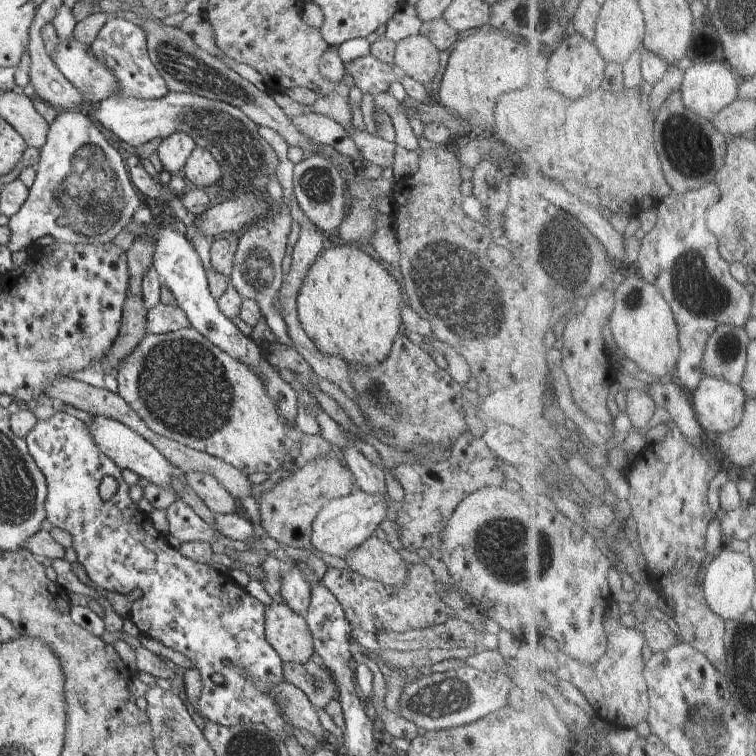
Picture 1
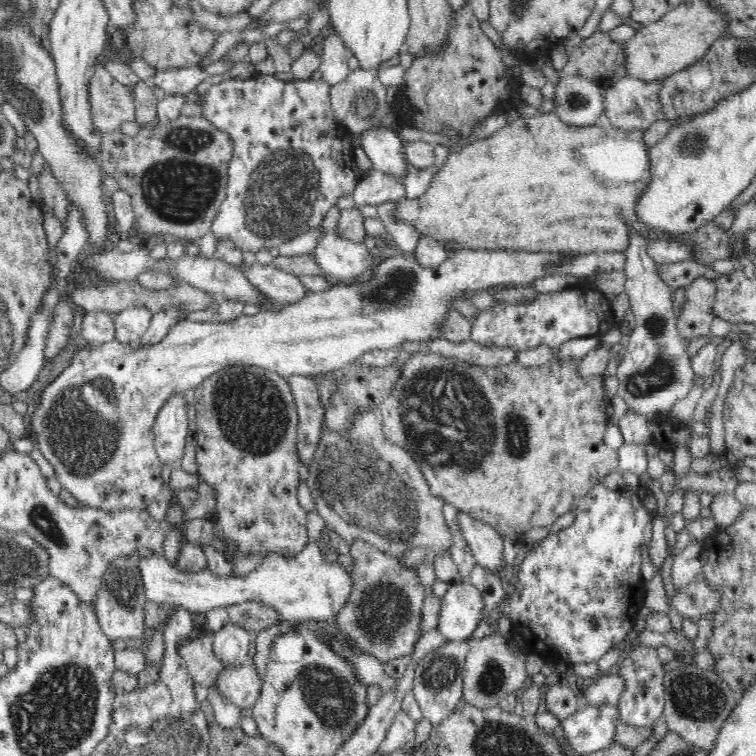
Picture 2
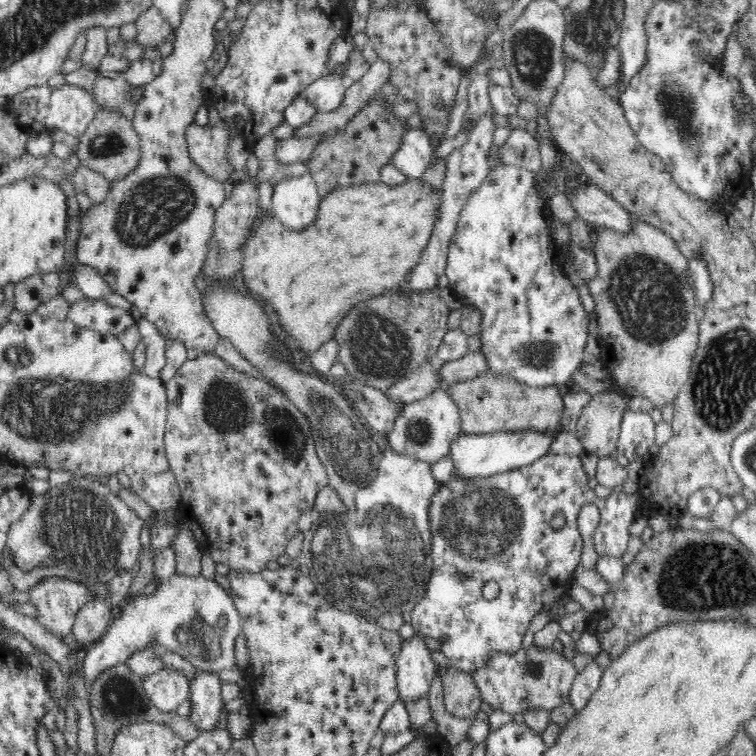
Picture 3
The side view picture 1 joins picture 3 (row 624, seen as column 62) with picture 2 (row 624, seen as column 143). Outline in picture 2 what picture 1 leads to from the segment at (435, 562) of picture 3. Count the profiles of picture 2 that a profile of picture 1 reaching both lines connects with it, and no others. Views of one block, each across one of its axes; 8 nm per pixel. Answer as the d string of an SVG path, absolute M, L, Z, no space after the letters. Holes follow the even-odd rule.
M604 485L594 486L589 492L580 499L576 508L576 518L572 525L566 529L558 531L557 534L549 535L543 538L534 546L527 556L523 559L523 563L516 572L516 592L511 596L502 598L498 608L503 616L512 619L512 633L522 638L522 645L527 650L534 650L542 656L550 659L570 658L572 662L597 663L607 650L617 645L619 652L623 647L629 649L634 645L635 636L632 635L631 629L637 629L639 620L638 612L642 608L643 590L645 583L640 575L640 566L642 566L642 548L644 544L649 544L652 540L652 519L653 516L648 512L648 508L643 503L643 497L636 494L630 495L627 489L610 490Z

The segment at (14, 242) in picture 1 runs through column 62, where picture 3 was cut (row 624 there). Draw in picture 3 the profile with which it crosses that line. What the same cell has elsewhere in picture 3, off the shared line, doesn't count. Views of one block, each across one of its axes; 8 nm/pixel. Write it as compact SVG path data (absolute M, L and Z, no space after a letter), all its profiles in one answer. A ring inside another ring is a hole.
M174 573L161 583L153 594L136 595L127 599L117 609L114 620L104 636L87 646L81 653L80 675L89 686L100 673L117 665L124 665L134 652L150 648L152 644L162 645L170 652L179 654L187 662L193 664L198 671L219 673L222 670L234 668L236 665L234 644L236 644L236 637L242 631L241 617L235 607L232 595L226 592L219 583L214 579L204 577L202 574L192 577L182 573Z

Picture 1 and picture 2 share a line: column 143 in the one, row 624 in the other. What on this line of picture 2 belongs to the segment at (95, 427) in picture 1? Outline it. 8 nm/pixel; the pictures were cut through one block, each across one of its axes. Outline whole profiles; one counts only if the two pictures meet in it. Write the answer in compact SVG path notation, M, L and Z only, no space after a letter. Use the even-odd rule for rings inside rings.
M468 580L453 582L441 598L438 632L448 641L466 641L486 614L482 593Z

